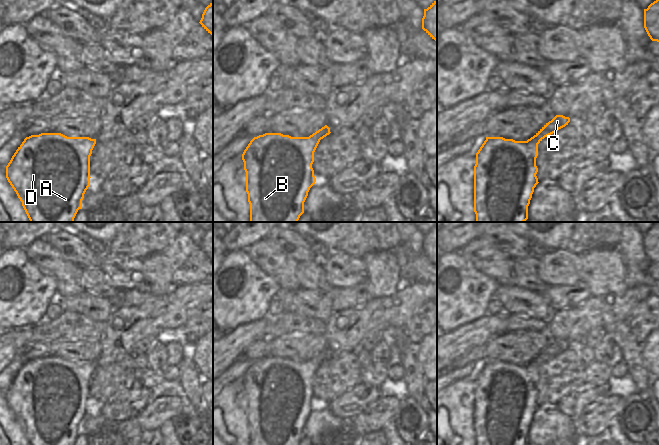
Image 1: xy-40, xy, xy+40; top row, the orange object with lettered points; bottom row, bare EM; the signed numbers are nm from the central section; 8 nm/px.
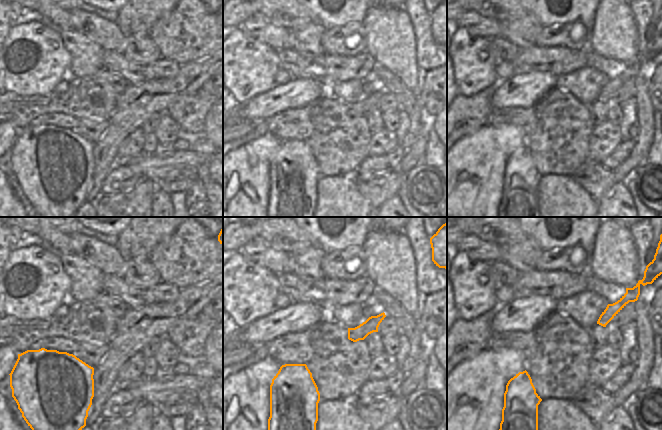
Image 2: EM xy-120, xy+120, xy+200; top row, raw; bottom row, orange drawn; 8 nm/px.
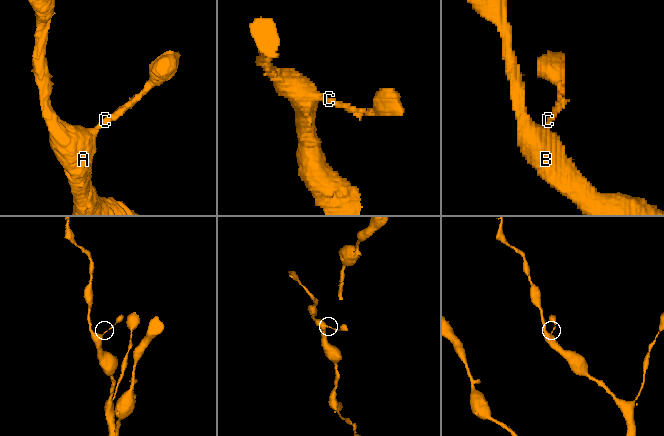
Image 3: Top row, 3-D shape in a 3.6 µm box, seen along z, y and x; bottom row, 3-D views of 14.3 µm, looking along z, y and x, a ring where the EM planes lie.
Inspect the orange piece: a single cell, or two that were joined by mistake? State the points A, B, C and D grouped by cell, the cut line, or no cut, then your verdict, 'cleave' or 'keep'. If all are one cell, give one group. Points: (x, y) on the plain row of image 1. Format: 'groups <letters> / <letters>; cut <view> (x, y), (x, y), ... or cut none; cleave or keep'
groups A B C D; cut none; keep

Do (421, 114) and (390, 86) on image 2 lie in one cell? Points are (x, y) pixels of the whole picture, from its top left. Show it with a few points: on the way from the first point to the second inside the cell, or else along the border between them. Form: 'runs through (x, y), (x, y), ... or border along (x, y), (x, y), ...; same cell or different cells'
runs through (413, 106), (398, 91); same cell

